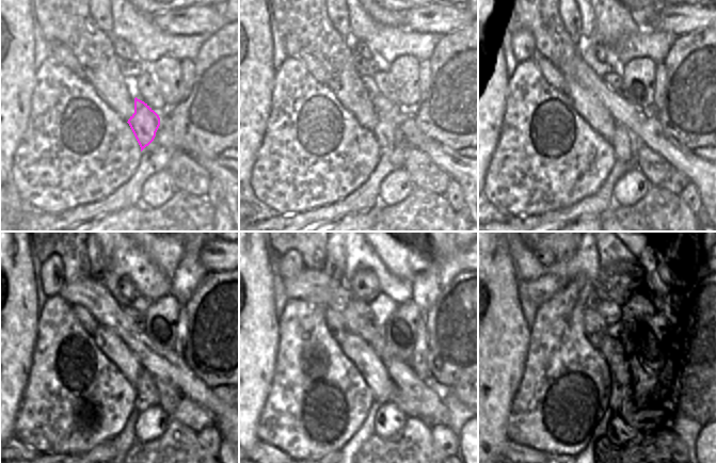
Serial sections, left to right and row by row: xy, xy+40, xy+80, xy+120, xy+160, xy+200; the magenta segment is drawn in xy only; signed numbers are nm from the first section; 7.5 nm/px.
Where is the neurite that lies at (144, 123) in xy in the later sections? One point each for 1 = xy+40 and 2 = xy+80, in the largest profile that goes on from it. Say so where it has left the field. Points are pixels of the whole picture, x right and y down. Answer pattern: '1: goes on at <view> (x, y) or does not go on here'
1: goes on at xy+40 (384, 131)
2: goes on at xy+80 (625, 146)

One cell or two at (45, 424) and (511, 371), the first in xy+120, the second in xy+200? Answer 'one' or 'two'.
two

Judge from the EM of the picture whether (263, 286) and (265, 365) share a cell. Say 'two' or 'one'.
one

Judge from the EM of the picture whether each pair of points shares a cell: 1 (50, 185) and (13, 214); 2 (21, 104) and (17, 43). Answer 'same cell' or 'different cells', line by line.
1: different cells
2: same cell

